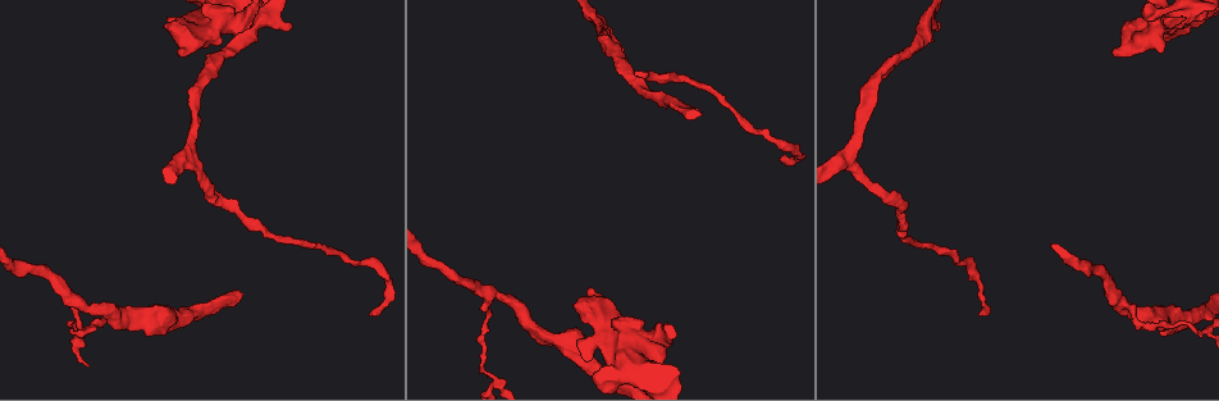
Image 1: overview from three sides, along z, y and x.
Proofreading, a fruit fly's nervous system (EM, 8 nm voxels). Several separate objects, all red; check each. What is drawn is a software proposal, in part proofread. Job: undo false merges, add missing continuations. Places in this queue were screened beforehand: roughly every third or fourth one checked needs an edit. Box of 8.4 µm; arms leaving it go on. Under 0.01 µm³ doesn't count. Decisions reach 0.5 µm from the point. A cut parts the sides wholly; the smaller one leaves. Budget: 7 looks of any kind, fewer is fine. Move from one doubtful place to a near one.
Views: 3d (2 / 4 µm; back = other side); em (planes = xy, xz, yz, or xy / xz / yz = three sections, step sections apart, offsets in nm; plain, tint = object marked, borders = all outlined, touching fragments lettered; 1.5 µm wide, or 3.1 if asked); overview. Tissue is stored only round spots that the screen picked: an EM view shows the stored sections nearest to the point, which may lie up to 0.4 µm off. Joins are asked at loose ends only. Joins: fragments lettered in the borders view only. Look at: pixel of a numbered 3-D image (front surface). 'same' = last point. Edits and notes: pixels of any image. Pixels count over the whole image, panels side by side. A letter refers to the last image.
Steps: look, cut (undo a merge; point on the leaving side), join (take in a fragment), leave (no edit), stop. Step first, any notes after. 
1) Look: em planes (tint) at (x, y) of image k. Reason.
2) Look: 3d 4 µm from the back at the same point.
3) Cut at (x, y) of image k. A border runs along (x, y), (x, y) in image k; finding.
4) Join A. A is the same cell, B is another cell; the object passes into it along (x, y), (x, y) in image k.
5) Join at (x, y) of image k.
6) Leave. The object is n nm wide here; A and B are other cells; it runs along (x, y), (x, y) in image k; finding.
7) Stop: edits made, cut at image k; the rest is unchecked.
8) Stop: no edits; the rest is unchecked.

Look: 3d 2 µm at (82, 304) of image 1. Narrows sharply.

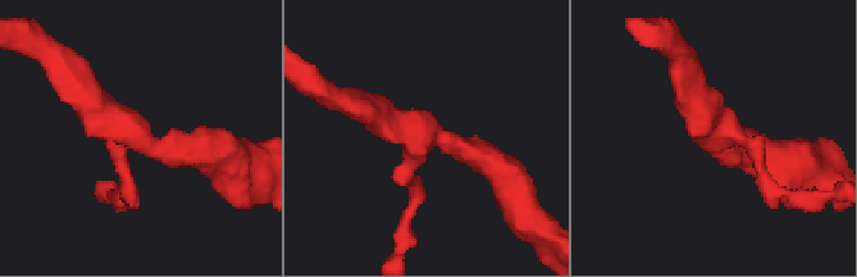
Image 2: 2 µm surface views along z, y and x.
Look: em planes (borders) at (429, 134) of image 2.

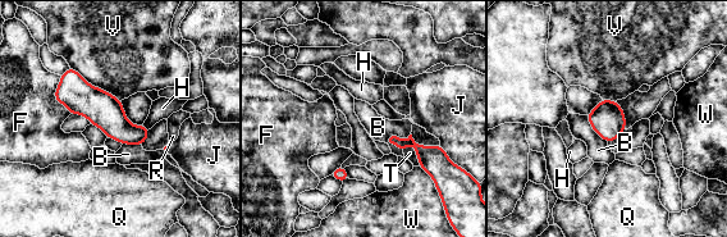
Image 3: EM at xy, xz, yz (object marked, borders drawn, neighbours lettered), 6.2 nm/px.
Leave. The longest contact is with V, 400 nm; B, F, H, J, Q, R, T, V and W are other cells; continuous, no second neuron.

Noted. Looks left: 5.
Look: em xz step 8 (tint) at (782, 156) of image 1. Long arm stops here.

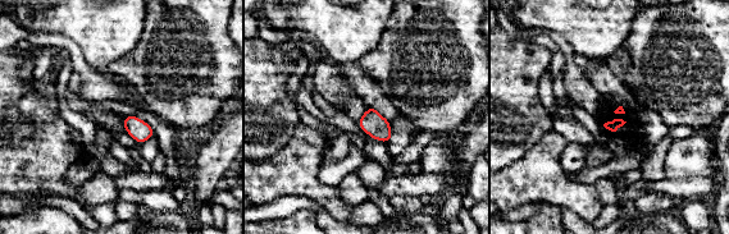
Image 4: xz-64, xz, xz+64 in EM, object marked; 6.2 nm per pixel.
Look: em planes (borders) at the same point. Cut it another way.

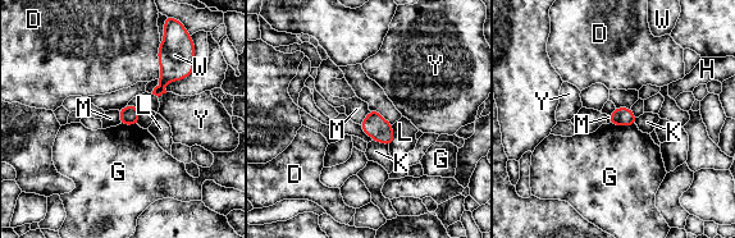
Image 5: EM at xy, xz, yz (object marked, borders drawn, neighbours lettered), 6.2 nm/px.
Leave. D, G, H, K, L, M, W and Y are other cells; a border runs along (369, 110), (359, 124) in image 5; no lettered fragment goes on from it.

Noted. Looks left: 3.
Look: em planes (tint) at (1184, 33) of image 1. An open end.

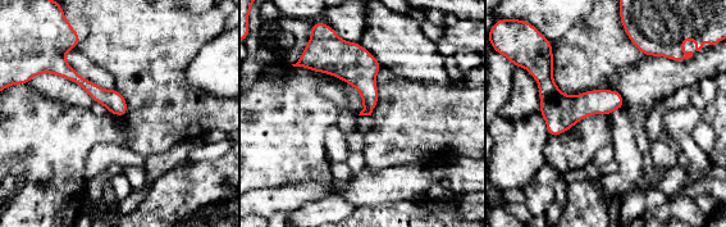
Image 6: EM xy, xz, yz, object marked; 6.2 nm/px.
Look: em planes (borders) at the same point.

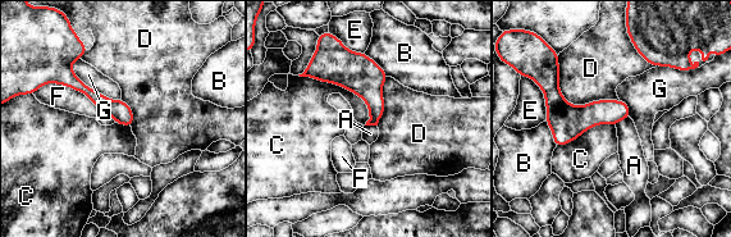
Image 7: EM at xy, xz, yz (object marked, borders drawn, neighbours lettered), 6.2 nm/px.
Leave. A, B, C, D, E, F and G are other cells; none of them fits.

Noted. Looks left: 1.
Stop: no edits; the rest is unchecked.

